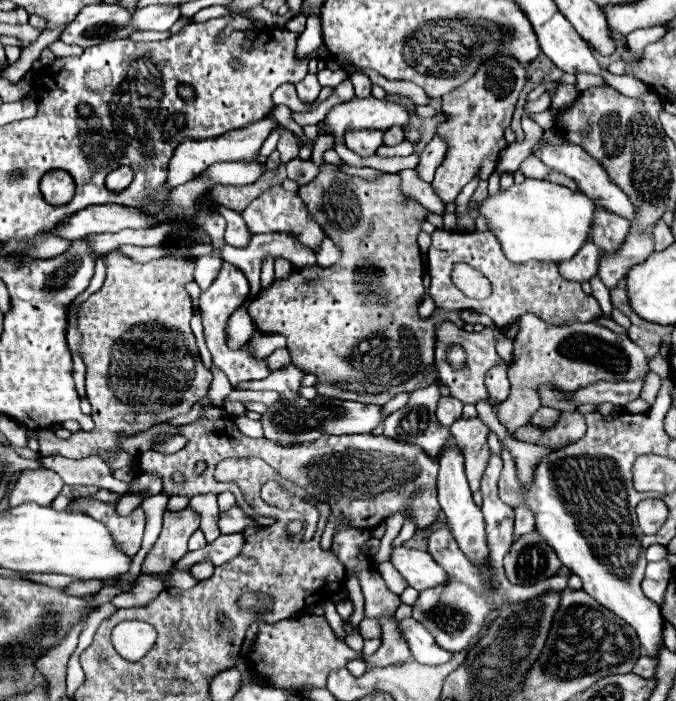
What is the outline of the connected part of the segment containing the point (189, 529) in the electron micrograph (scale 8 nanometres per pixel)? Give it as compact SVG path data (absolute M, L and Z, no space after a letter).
M190 508L180 512L164 512L164 526L158 542L148 552L142 572L144 574L166 574L176 560L186 554L188 538L198 530L200 518Z

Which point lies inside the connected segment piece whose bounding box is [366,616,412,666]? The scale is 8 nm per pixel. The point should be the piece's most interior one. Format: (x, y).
(393, 649)

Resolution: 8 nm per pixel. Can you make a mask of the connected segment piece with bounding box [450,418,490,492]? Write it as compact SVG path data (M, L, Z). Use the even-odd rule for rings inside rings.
M480 418L472 420L456 420L450 426L450 432L456 436L456 442L460 444L464 458L466 458L466 477L472 492L480 490L480 478L484 474L484 468L490 458L490 450L486 444L488 438L488 426L480 422Z

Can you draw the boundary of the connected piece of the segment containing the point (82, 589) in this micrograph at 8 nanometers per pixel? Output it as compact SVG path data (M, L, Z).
M100 580L74 582L74 584L68 586L68 592L72 592L74 596L92 596L92 594L96 594L102 586L104 586L104 582L100 582Z

